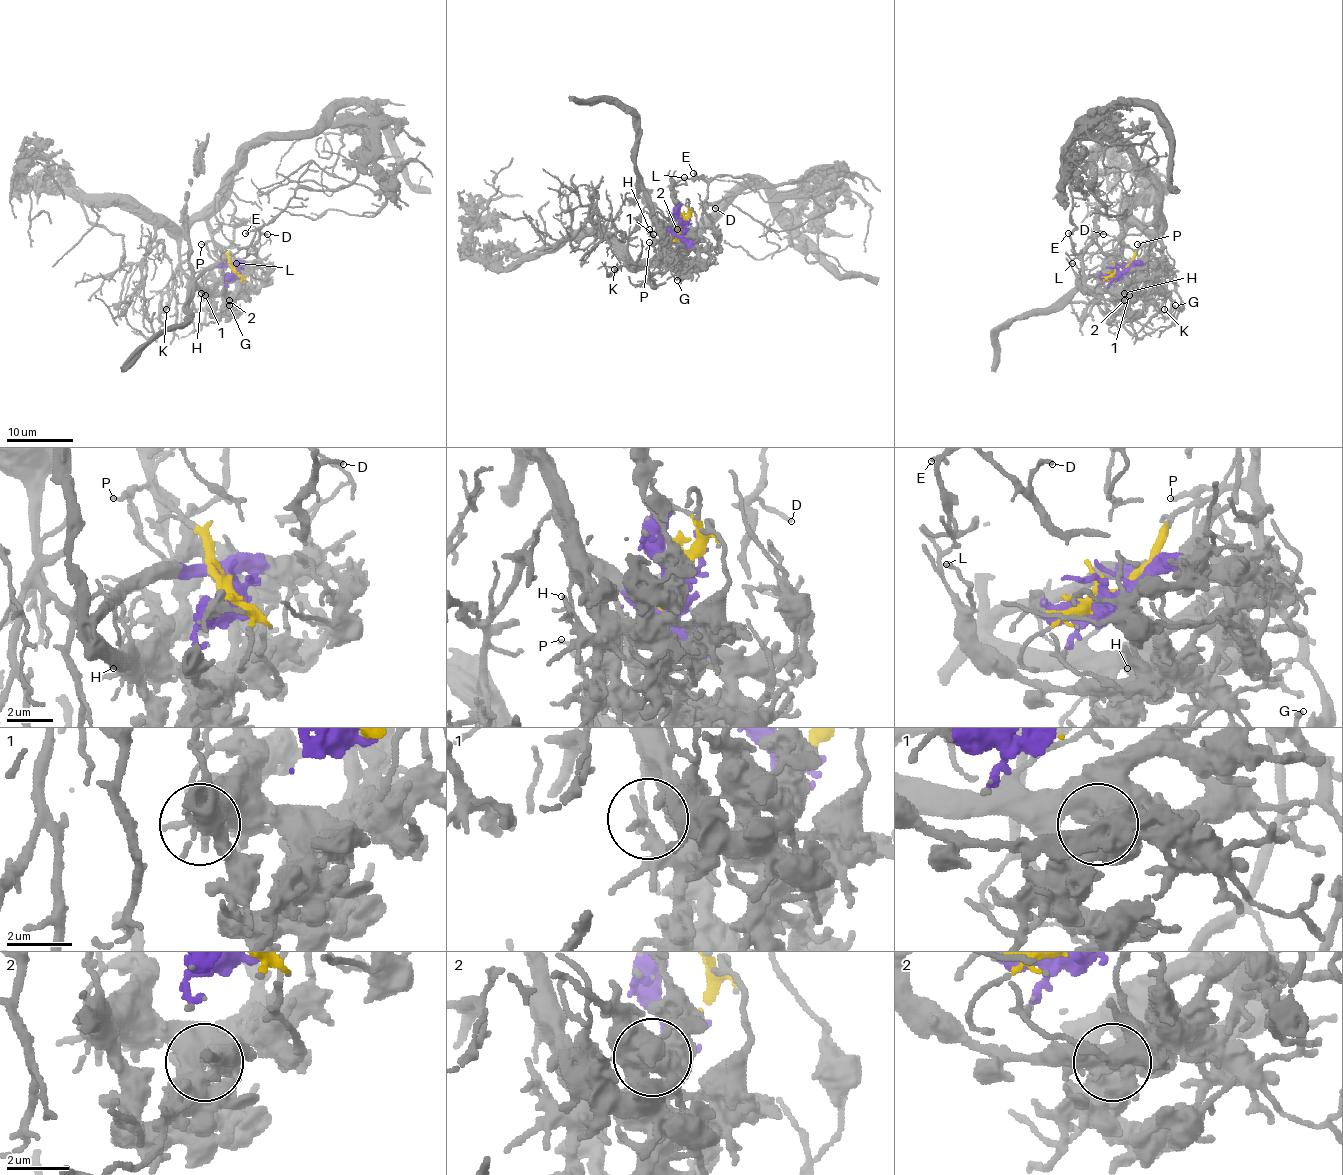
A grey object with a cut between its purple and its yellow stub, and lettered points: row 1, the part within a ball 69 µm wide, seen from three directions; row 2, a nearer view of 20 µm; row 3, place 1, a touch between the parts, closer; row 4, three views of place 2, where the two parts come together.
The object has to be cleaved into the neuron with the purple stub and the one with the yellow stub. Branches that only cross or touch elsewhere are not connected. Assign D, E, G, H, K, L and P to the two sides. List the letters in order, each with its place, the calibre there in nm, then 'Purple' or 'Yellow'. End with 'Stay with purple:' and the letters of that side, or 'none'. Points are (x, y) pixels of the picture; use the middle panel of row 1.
D: Place: (715, 208). Thickness 140 nm. Yellow
E: Place: (693, 173). Thickness 180 nm. Yellow
G: Place: (677, 280). Thickness 190 nm. Purple
H: Place: (649, 229). Thickness 180 nm. Purple
K: Place: (614, 269). Thickness 180 nm. Yellow
L: Place: (684, 177). Thickness 190 nm. Purple
P: Place: (649, 242). Thickness 190 nm. Yellow
Stay with purple: G, H, L

